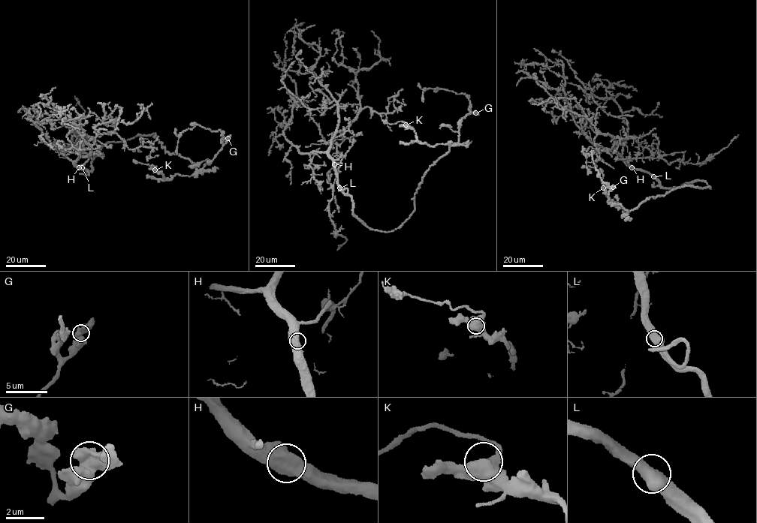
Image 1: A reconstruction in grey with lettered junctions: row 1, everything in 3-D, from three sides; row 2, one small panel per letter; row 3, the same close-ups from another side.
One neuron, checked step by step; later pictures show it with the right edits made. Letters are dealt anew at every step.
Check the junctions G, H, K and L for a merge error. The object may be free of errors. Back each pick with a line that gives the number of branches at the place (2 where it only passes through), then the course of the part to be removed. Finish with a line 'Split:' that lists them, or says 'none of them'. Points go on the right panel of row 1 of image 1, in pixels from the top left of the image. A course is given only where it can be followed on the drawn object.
Split: none of them

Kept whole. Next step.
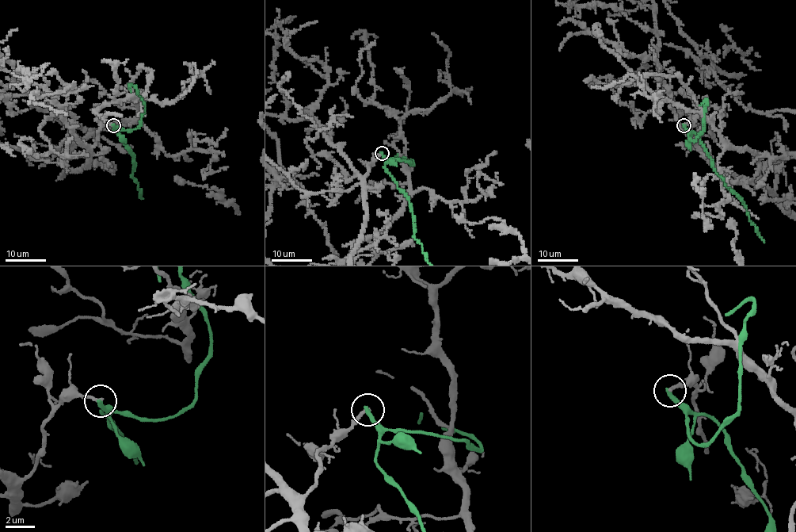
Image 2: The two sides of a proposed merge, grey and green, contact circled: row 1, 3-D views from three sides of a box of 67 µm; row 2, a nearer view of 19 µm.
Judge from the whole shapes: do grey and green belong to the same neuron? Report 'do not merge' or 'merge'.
do not merge

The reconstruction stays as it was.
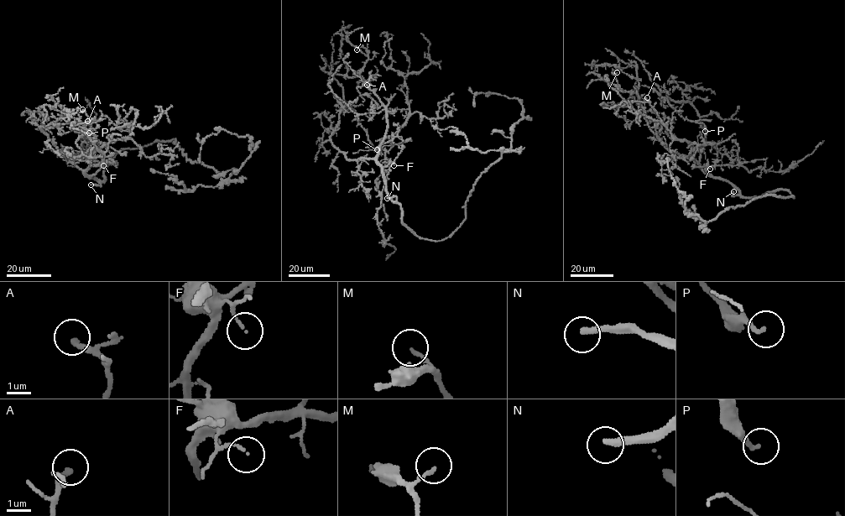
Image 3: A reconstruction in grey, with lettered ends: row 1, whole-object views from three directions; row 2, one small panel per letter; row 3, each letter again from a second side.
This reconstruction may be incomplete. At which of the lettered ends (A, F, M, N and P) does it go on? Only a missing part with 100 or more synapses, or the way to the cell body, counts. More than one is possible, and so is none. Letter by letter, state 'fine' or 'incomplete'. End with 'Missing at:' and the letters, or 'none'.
A: fine
F: fine
M: fine
N: incomplete
P: fine
Missing at: N

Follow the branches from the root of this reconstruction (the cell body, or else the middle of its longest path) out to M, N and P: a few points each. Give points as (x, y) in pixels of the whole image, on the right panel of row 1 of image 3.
M: (789, 190), (742, 196), (693, 158), (671, 153), (649, 125), (638, 96), (619, 86), (617, 72)
N: (789, 190), (780, 189), (760, 196), (746, 197), (732, 195), (733, 191)
P: (789, 190), (744, 197), (710, 177), (700, 164), (700, 115), (687, 101), (667, 97), (705, 131)

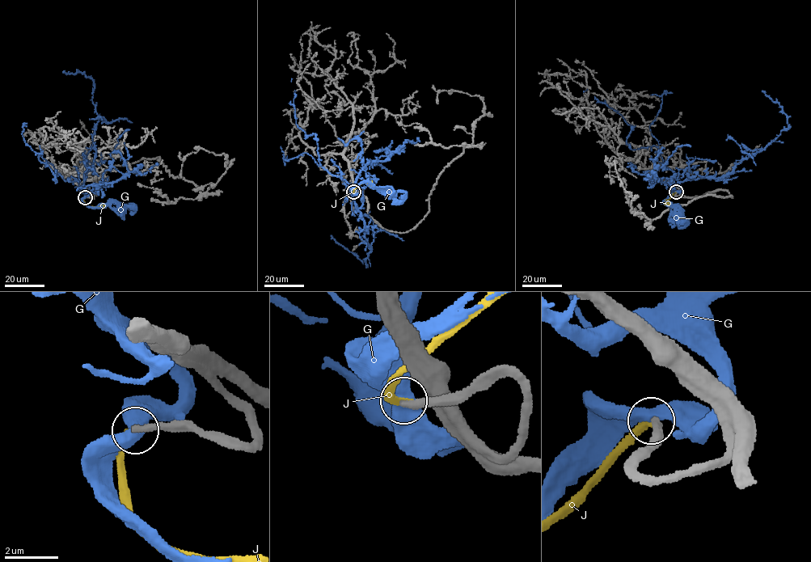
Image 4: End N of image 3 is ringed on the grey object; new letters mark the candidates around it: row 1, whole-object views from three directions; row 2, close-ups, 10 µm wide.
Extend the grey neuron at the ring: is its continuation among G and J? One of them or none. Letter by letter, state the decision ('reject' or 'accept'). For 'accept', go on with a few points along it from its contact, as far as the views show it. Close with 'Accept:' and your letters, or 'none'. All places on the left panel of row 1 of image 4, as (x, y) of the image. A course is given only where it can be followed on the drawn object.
G: reject
J: accept; course (85, 196), (86, 205), (102, 205), (103, 207)
Accept: J

